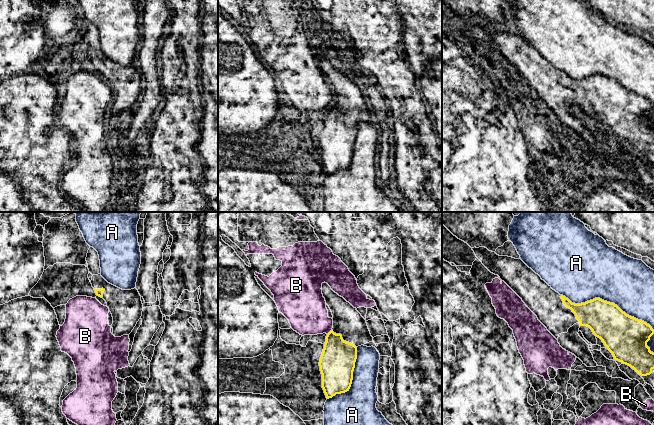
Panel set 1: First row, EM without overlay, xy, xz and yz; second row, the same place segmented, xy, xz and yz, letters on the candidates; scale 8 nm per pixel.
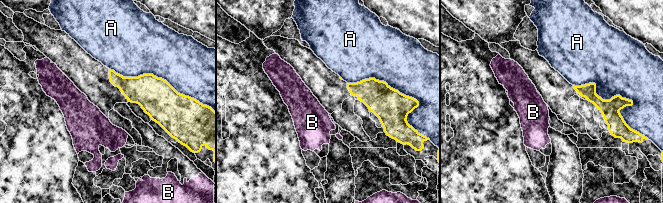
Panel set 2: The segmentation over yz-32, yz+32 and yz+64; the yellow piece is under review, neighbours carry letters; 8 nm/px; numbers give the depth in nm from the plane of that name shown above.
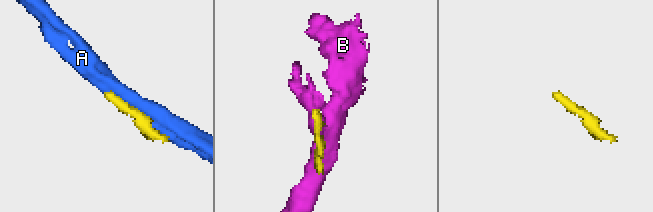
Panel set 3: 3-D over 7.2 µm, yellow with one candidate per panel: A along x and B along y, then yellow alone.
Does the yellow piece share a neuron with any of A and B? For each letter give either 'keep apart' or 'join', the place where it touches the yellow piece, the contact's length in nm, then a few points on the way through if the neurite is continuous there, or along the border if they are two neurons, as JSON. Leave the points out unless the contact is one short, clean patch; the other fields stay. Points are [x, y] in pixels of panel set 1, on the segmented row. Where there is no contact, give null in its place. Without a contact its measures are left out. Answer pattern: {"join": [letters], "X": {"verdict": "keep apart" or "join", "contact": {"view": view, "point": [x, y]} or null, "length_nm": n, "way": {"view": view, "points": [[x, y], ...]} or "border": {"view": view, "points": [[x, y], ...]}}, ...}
{"join": [], "A": {"verdict": "keep apart", "contact": {"view": "yz", "point": [608, 302]}, "length_nm": 800}, "B": {"verdict": "keep apart", "contact": {"view": "xz", "point": [329, 332]}, "length_nm": 60, "border": {"view": "xz", "points": [[331, 329], [327, 334]]}}}

